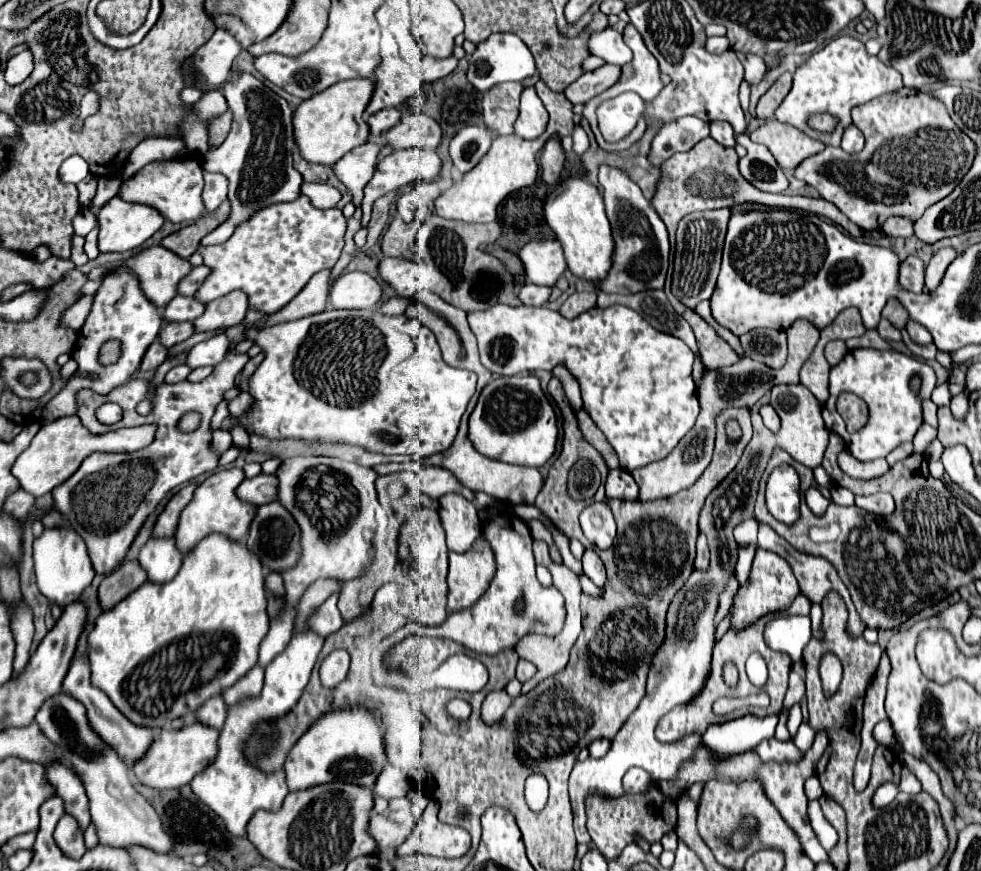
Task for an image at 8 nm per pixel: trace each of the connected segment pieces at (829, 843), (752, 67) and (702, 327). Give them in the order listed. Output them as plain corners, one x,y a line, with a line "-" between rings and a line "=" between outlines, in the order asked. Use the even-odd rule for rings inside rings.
809,801
807,815
809,815
809,823
815,829
815,835
819,837
819,843
823,845
823,849
827,849
827,851
833,849
837,845
837,831
823,817
823,811
821,811
819,801
=
739,53
739,59
741,59
743,67
745,67
745,79
749,83
759,83
759,79
763,79
763,75
765,75
763,57
759,57
759,55
741,55
=
671,299
671,303
677,311
681,311
685,321
691,325
691,329
697,337
701,361
706,368
715,370
722,367
723,361
729,361
729,363
739,361
739,355
733,351
733,348
729,347
693,309
683,307
677,299

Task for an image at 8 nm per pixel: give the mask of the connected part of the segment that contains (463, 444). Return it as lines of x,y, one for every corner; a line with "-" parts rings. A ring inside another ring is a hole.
461,423
457,437
455,437
453,445
447,451
431,457
431,465
449,469
463,483
463,487
469,487
473,491
485,491
485,493
489,493
497,499
511,501
511,505
533,503
537,493
541,491
541,485
543,485
543,479
541,479
541,473
539,473
537,467
509,465
509,463
501,463
501,461
489,459
489,457
477,453
473,449
469,437
467,437
467,423

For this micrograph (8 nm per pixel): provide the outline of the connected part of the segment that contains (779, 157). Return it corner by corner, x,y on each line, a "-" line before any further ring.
765,121
749,137
755,143
763,143
775,157
777,165
787,175
789,175
789,167
797,167
805,157
815,155
825,149
821,141
815,141
803,135
799,129
785,123

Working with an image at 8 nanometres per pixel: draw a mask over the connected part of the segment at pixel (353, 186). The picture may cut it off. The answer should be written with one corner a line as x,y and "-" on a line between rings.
367,141
359,147
351,149
351,153
345,153
341,157
341,161
337,161
331,167
335,177
353,193
355,205
359,205
359,201
363,197
363,189
375,173
379,149
381,149
381,145

